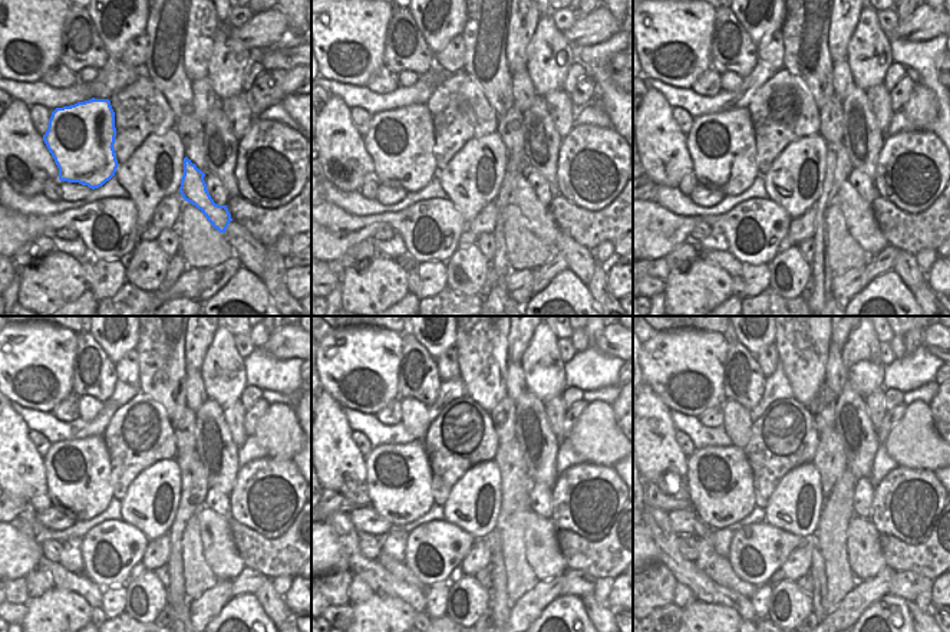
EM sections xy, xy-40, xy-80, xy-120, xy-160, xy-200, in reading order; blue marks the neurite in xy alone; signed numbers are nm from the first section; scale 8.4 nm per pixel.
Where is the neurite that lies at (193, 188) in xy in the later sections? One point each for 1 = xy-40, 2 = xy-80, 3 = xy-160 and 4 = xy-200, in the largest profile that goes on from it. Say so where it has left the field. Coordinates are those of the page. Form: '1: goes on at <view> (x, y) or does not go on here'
1: goes on at xy-40 (538, 216)
2: goes on at xy-80 (861, 224)
3: goes on at xy-160 (543, 553)
4: goes on at xy-200 (864, 552)

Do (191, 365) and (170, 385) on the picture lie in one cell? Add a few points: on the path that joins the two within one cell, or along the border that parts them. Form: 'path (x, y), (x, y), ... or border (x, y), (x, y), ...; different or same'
border (185, 336), (187, 374); different

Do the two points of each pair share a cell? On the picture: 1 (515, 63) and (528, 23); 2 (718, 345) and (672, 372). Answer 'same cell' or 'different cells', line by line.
1: same cell
2: same cell

